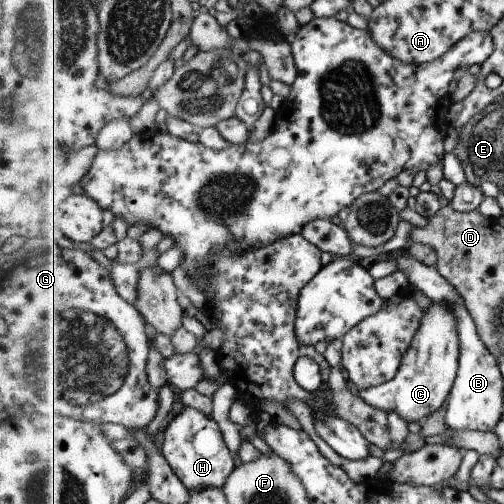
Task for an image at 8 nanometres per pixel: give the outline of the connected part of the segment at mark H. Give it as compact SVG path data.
M185 406L178 415L171 417L163 430L162 453L175 474L189 490L197 488L219 488L221 490L233 474L236 454L225 444L219 424L207 413Z

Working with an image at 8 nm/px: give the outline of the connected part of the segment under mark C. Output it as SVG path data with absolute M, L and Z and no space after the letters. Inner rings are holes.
M434 303L427 310L422 326L403 358L395 379L358 394L369 405L377 406L387 413L393 411L411 428L416 428L450 399L450 393L458 376L459 356L457 316L452 312L450 305Z

